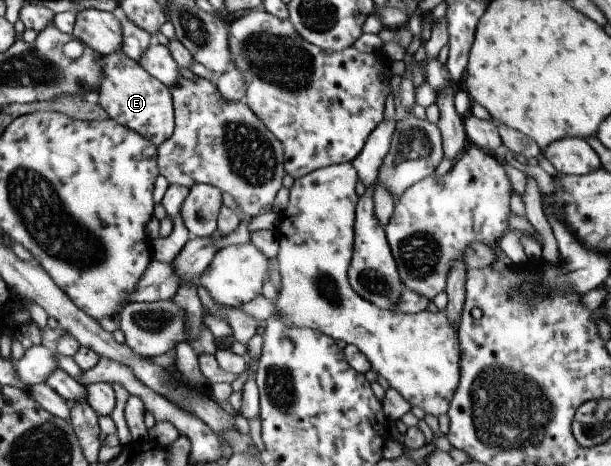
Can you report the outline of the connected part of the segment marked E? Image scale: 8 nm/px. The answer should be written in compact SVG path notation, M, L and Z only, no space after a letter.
M124 52L102 58L102 82L99 86L99 103L108 111L111 119L134 129L145 139L161 147L176 130L176 113L172 90L147 72L139 61L128 58Z

